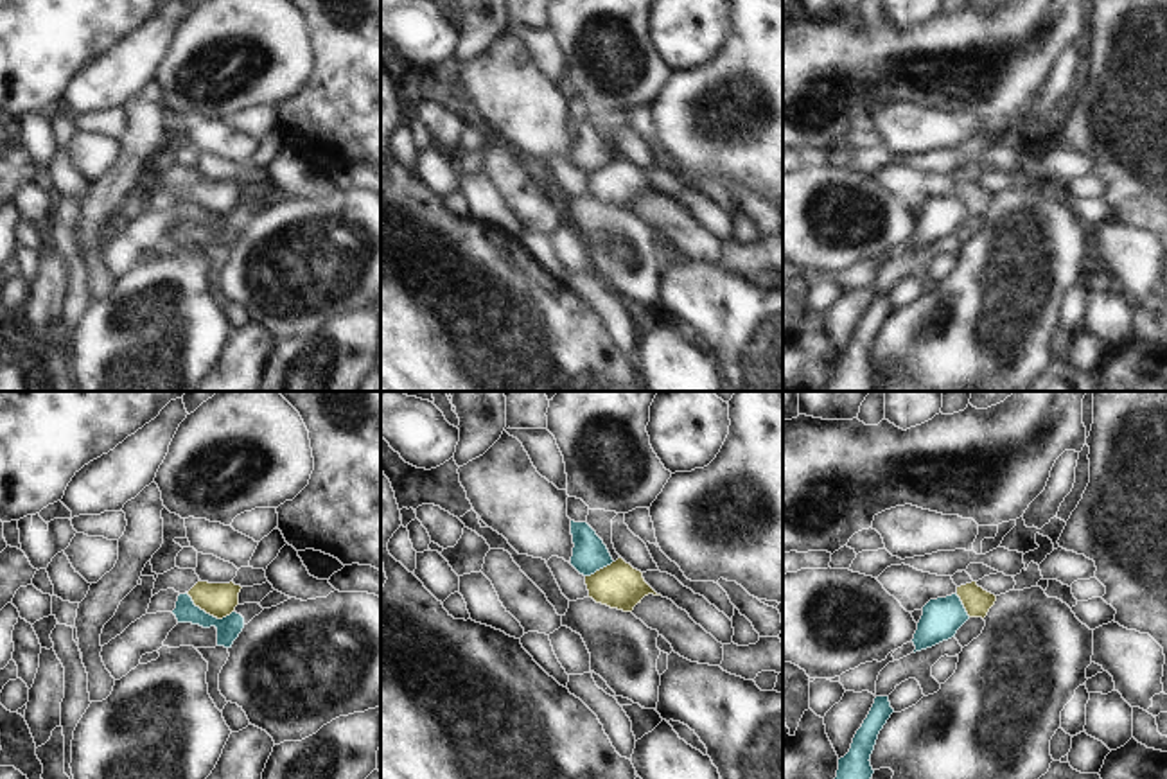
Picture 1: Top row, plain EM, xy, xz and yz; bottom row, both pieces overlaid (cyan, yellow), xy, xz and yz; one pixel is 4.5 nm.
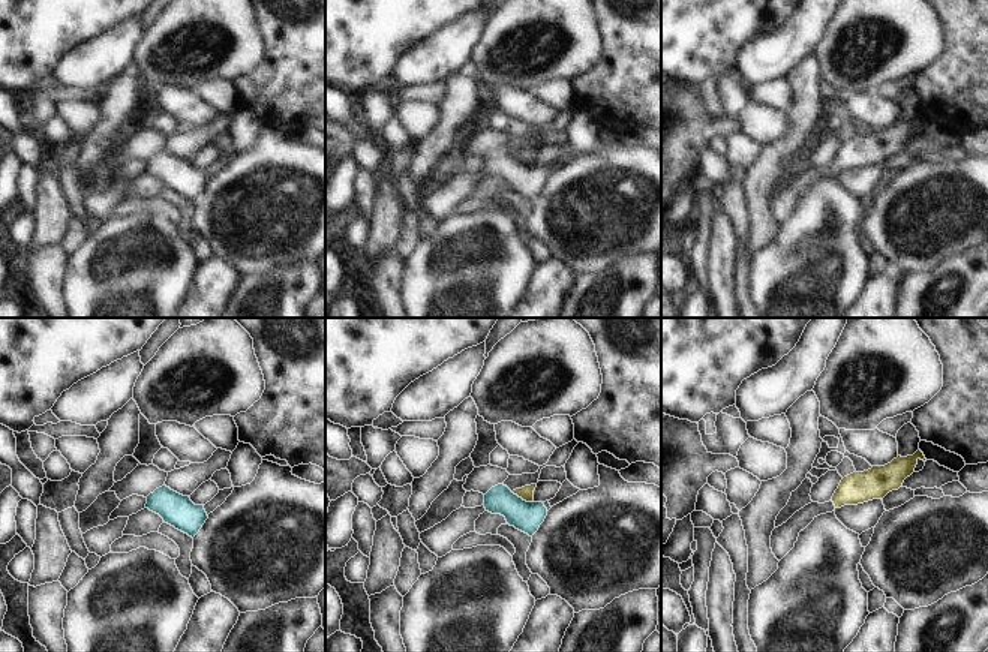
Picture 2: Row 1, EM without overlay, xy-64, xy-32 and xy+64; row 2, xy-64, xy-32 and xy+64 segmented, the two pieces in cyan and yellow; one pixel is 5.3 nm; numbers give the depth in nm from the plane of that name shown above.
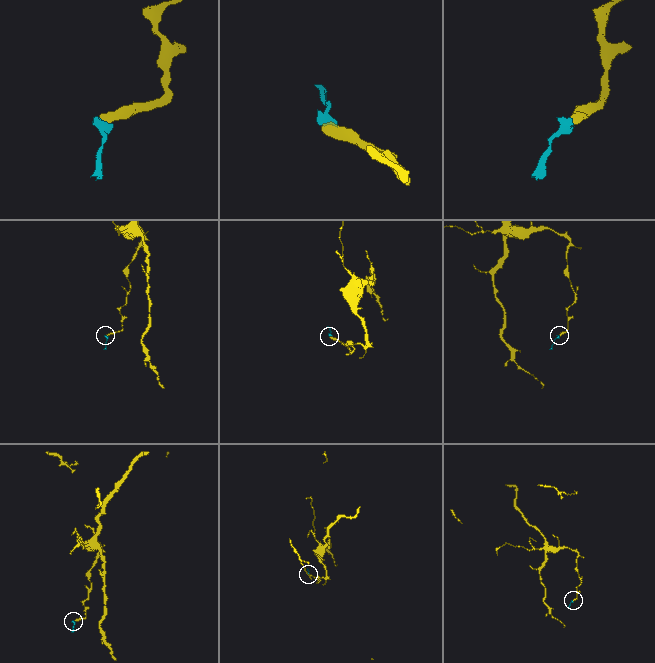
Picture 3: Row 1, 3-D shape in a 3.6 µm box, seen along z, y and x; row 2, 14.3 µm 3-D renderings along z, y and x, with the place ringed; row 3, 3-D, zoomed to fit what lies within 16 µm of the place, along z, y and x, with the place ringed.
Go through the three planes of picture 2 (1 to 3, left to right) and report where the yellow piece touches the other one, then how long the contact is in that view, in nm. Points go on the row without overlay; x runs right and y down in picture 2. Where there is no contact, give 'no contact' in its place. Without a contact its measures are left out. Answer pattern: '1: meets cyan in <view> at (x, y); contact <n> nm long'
1: no contact
2: meets cyan in xy-32 at (520, 162); contact 130 nm long
3: no contact

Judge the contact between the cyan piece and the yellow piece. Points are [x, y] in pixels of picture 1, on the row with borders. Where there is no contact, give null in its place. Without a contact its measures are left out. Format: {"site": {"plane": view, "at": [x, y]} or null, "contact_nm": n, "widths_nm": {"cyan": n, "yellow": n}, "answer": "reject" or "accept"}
{"site": {"plane": "xy", "at": [209, 614]}, "contact_nm": 240, "widths_nm": {"cyan": 110, "yellow": 160}, "answer": "reject"}

